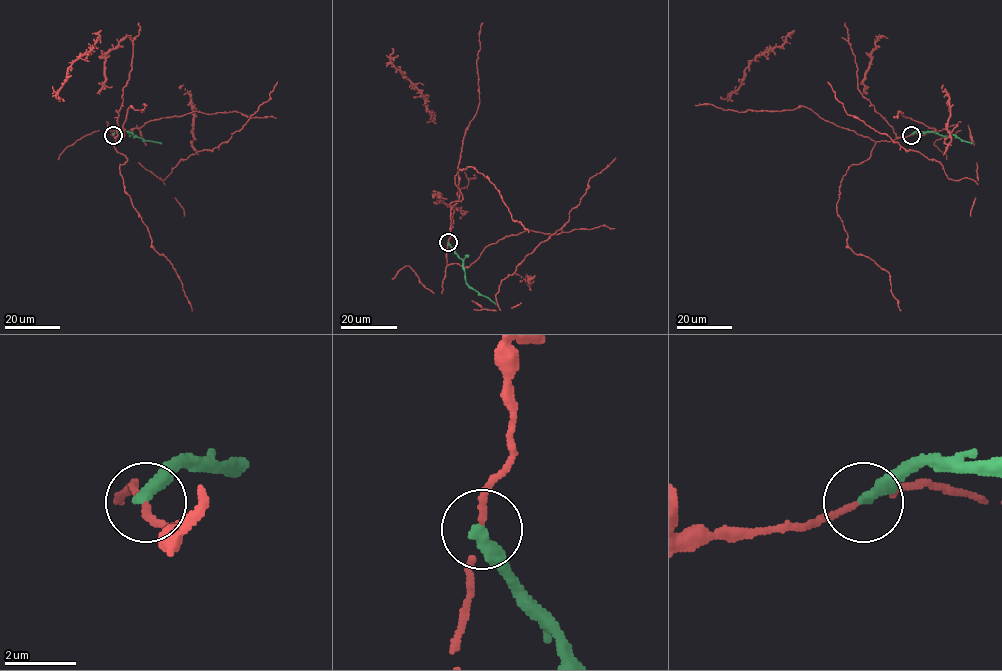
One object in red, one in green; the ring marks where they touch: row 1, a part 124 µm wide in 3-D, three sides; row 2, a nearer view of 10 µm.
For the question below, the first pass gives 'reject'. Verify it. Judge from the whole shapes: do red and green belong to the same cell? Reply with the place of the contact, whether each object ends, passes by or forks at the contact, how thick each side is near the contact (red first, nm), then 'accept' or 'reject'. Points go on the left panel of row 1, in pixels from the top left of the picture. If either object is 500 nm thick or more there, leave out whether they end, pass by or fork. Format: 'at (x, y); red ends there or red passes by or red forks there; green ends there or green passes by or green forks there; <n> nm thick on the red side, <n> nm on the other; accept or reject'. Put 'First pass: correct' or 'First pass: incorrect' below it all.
at (113, 135); red passes by; green ends there; 120 nm thick on the red side, 380 nm on the other; reject
First pass: correct

